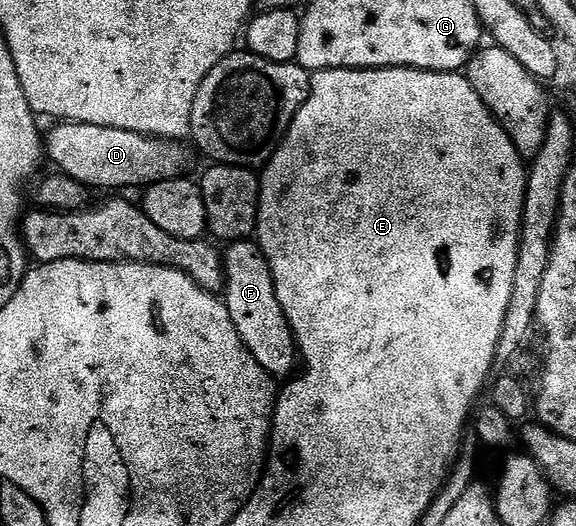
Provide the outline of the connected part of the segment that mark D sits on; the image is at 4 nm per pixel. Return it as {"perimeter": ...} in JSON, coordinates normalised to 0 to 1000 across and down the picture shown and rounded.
{"perimeter":[[[104,234],[80,253],[80,298],[99,314],[106,331],[120,337],[137,352],[161,359],[229,359],[234,352],[259,356],[274,344],[311,338],[321,325],[319,291],[311,274],[292,264],[259,260],[253,253],[231,253],[226,245],[191,245],[175,238],[135,238]]]}

